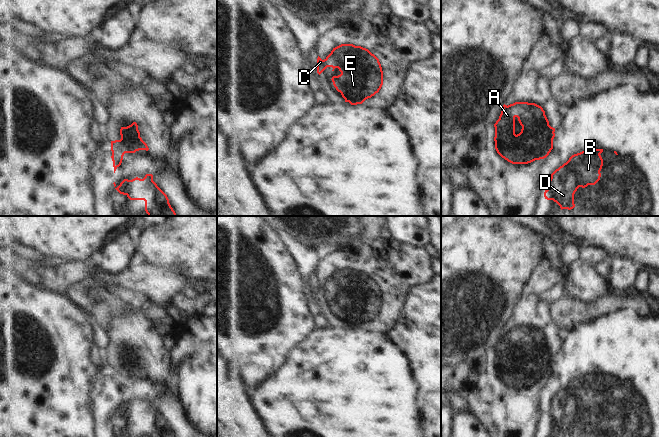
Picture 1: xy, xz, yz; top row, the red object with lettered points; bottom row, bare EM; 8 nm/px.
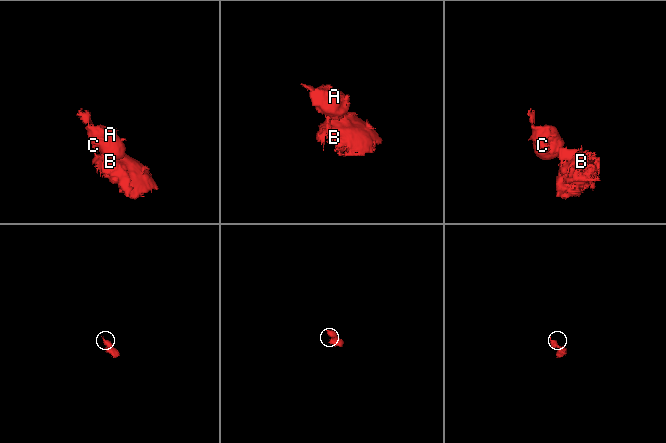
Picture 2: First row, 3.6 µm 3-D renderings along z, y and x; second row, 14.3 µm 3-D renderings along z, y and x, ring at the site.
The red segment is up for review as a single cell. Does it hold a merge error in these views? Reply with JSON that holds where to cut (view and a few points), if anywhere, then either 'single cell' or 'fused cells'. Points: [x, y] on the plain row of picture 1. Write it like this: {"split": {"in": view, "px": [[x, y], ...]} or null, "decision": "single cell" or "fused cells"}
{"split": {"in": "yz", "px": [[553, 356], [549, 362], [549, 368], [544, 381]]}, "decision": "fused cells"}

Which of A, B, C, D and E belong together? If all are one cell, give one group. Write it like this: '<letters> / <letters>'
A C E / B D

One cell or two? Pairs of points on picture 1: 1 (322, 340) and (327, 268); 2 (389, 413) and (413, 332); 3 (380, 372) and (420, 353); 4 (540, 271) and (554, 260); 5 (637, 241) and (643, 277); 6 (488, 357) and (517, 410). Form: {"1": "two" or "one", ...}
{"1": "two", "2": "two", "3": "two", "4": "two", "5": "two", "6": "one"}

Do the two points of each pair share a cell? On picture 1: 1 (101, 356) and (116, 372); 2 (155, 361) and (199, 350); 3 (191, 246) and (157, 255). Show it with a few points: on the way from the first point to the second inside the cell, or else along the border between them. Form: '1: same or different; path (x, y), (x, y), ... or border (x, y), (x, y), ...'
1: different; border (121, 362), (111, 365)
2: different; border (169, 351), (178, 380)
3: same; path (183, 246), (165, 247)

